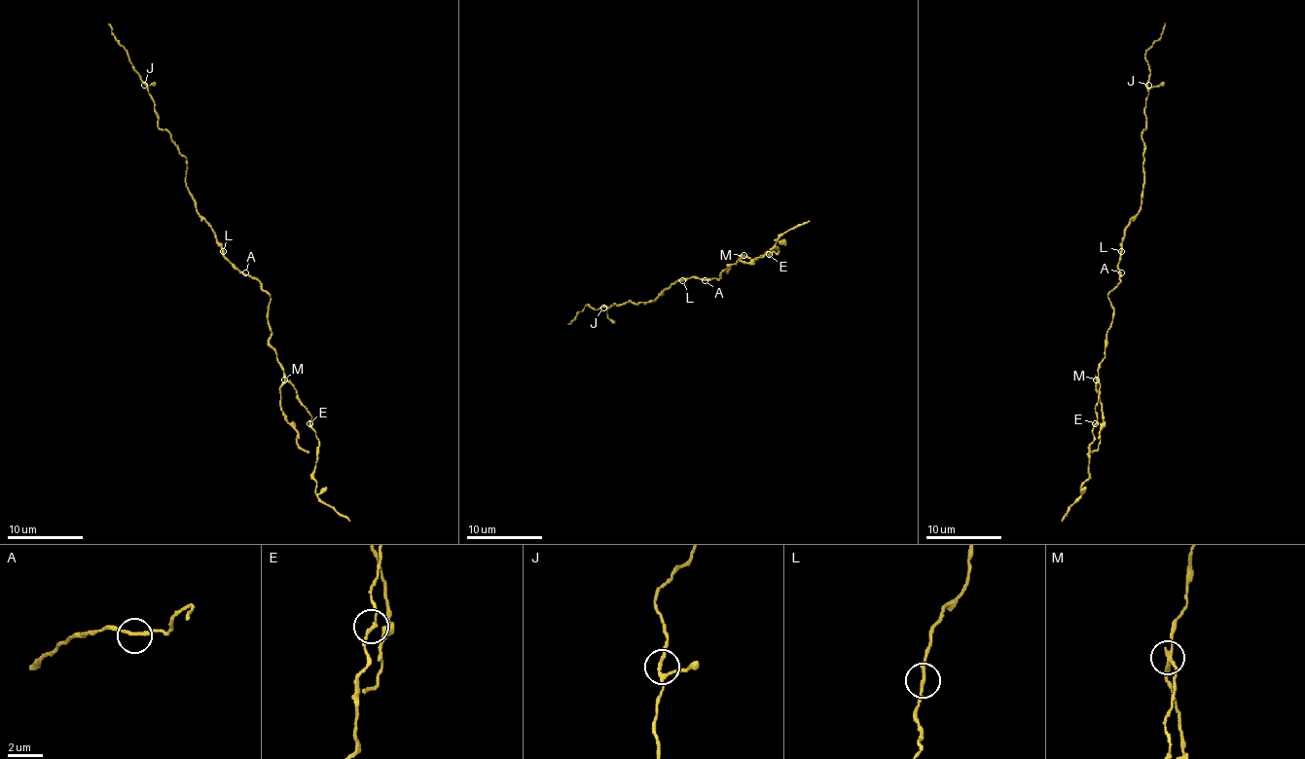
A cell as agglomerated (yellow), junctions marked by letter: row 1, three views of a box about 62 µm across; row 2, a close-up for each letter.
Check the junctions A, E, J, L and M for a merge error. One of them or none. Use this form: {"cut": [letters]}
{"cut": ["M"]}

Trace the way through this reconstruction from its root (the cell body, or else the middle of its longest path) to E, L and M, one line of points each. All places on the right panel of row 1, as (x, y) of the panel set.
E: (1119, 274), (1119, 282), (1108, 295), (1113, 318), (1099, 368), (1101, 388), (1095, 422)
L: (1119, 274), (1117, 263), (1121, 251)
M: (1119, 274), (1119, 282), (1108, 295), (1113, 318), (1106, 334), (1105, 358), (1097, 379)

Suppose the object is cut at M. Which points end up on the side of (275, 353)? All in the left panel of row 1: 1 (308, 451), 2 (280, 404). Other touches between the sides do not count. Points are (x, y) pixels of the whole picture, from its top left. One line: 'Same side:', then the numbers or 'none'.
Same side: none

